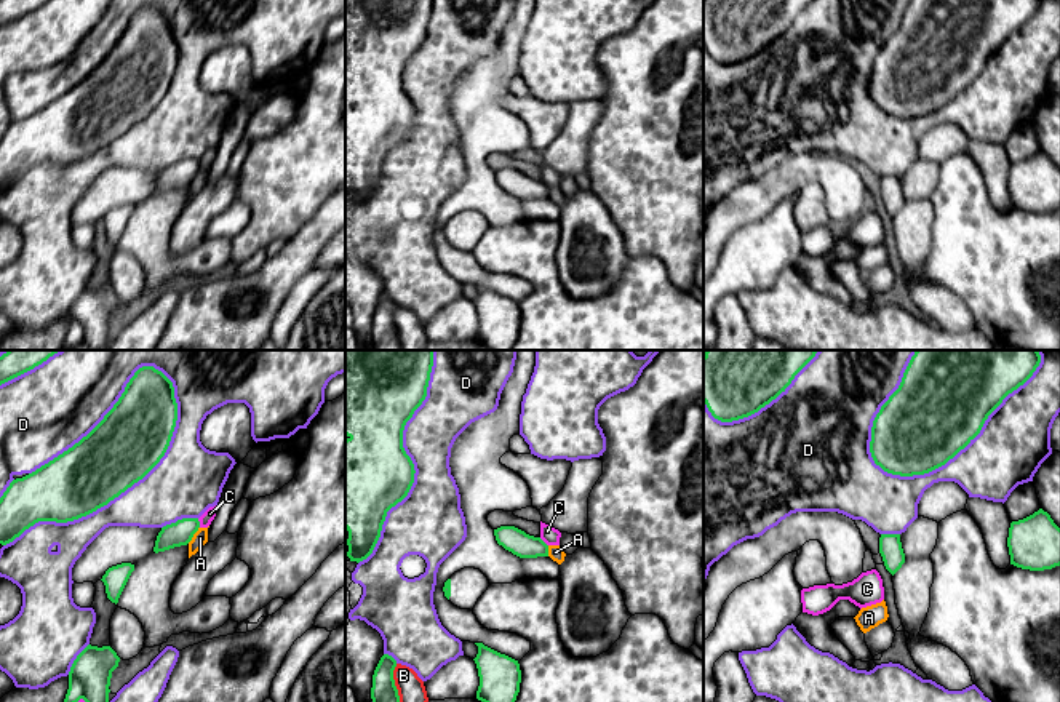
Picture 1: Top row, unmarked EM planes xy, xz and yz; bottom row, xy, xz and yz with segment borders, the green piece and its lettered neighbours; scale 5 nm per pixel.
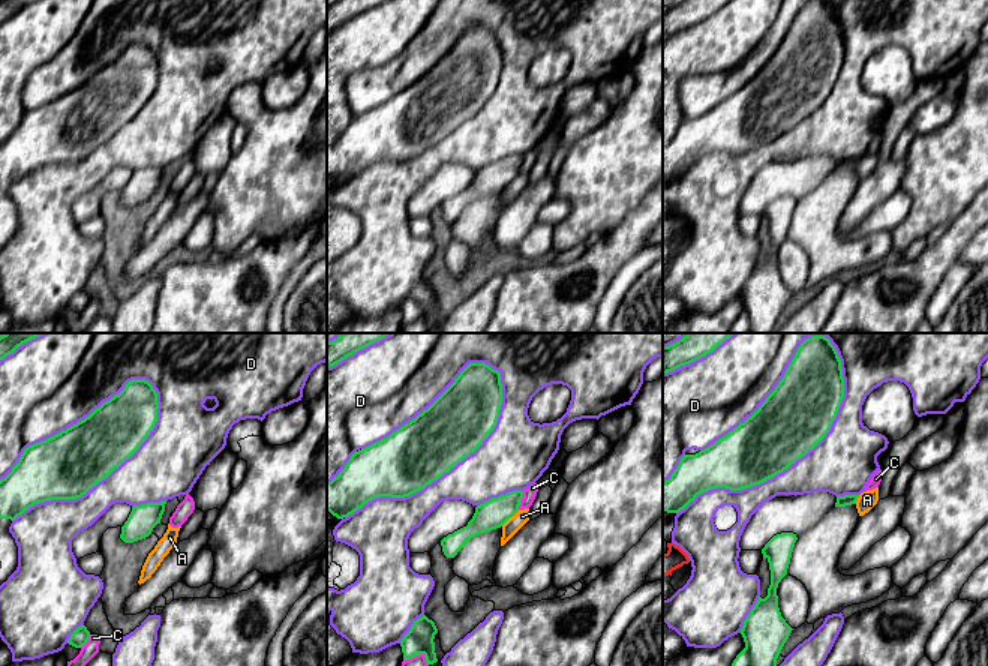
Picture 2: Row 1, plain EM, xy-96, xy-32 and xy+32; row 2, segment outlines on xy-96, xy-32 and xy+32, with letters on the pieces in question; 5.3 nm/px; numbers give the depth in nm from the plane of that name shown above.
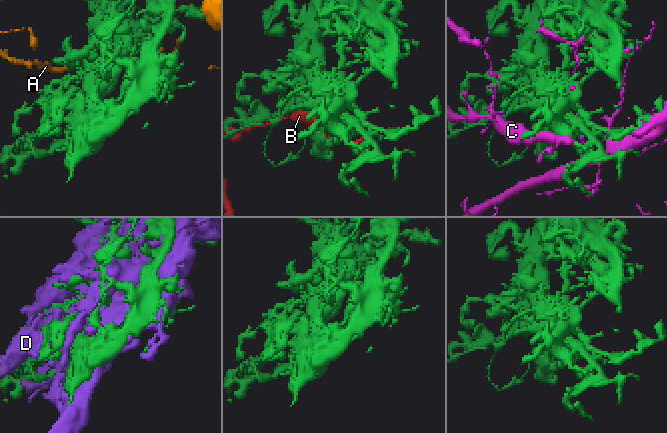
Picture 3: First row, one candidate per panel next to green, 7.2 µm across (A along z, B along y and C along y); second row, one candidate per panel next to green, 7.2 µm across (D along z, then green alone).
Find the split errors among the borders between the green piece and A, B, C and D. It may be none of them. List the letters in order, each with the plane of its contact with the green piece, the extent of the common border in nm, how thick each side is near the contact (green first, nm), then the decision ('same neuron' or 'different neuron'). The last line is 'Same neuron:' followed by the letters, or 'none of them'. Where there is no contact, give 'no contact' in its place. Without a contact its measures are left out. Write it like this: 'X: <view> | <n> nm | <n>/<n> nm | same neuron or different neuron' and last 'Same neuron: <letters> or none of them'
A: xy | 110 nm | 120/80 nm | different neuron
B: xz | 190 nm | 120/130 nm | different neuron
C: xy | 50 nm | 120/70 nm | different neuron
D: xy | 1200 nm | 360/320 nm | different neuron
Same neuron: none of them

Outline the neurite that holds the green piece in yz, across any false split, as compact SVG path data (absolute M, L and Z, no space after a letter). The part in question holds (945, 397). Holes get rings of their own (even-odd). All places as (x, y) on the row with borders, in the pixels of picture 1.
M916 350L899 389L873 421L870 453L875 464L900 477L924 475L945 465L1039 363L1038 350Z

